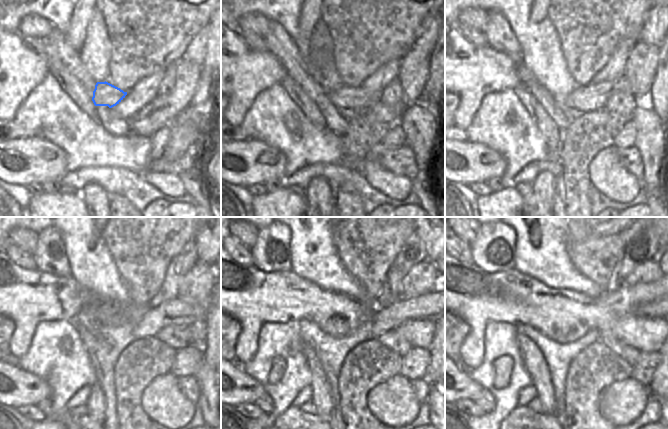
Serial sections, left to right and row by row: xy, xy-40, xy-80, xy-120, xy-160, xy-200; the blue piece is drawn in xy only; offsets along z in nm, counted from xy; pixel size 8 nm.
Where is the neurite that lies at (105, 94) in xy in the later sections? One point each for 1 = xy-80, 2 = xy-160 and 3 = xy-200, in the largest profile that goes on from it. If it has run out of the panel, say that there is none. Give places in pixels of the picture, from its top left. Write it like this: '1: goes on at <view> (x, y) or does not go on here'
1: goes on at xy-80 (592, 97)
2: goes on at xy-160 (423, 307)
3: goes on at xy-200 (648, 310)

